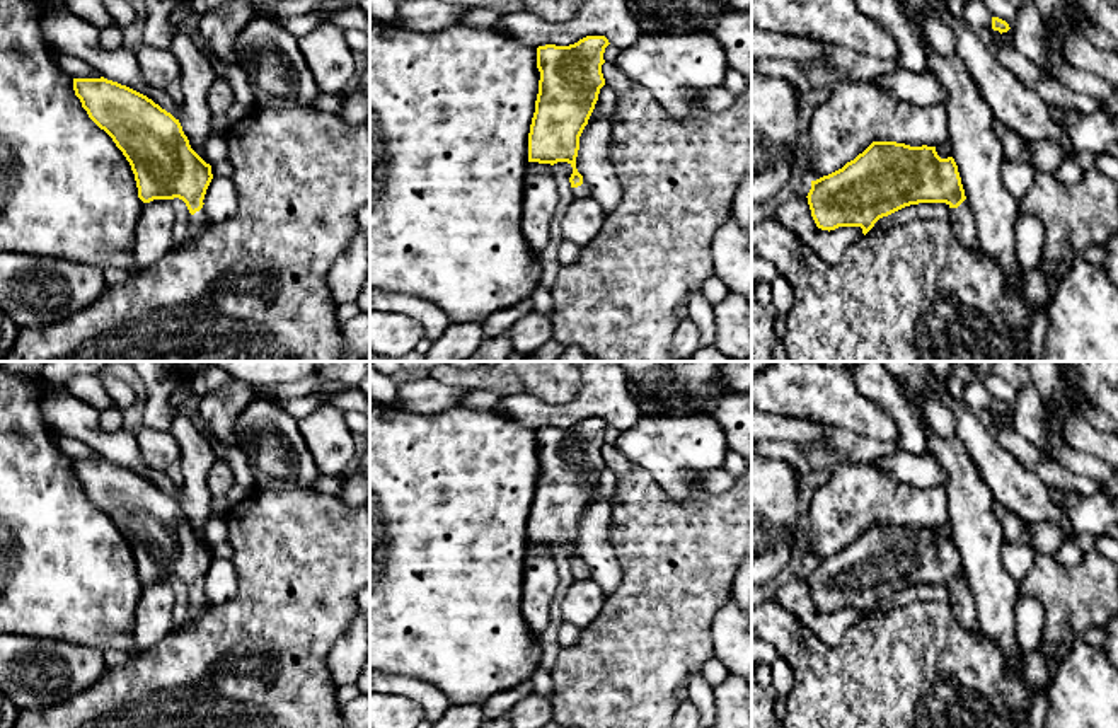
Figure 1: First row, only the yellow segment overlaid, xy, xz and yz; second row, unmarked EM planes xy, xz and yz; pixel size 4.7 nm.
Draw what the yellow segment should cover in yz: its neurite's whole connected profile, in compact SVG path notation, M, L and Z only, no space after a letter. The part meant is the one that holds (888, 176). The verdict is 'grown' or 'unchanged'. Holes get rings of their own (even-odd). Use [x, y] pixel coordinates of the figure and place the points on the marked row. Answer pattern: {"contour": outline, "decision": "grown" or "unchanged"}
{"contour": "M873 142L842 169L811 181L806 198L818 228L830 232L838 227L861 227L864 235L879 218L905 206L946 203L951 208L949 225L960 244L970 249L980 249L975 220L965 196L958 165L953 157L941 159L936 147Z", "decision": "grown"}

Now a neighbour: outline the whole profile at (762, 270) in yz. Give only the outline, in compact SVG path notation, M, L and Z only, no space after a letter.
M752 254L752 285L753 286L760 281L769 281L770 283L777 276L779 276L779 271L770 261Z

